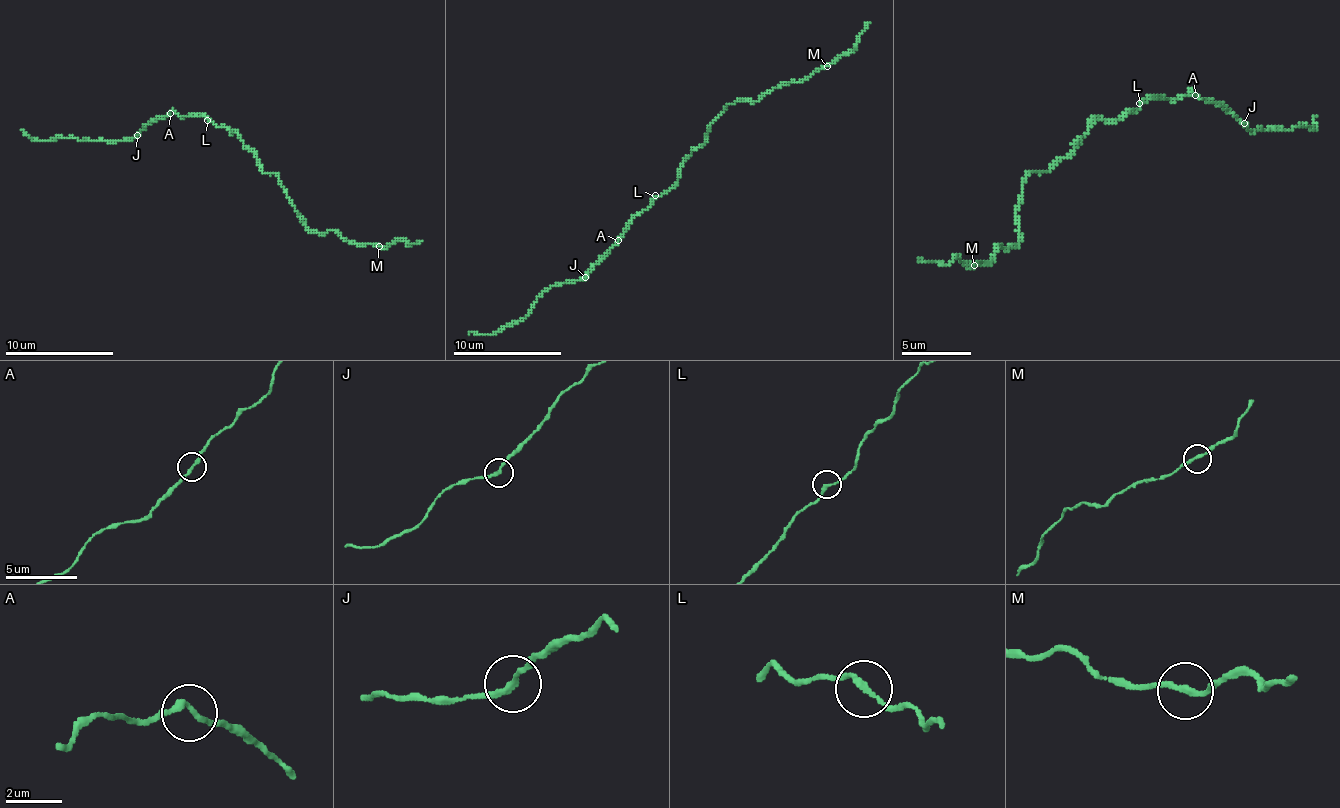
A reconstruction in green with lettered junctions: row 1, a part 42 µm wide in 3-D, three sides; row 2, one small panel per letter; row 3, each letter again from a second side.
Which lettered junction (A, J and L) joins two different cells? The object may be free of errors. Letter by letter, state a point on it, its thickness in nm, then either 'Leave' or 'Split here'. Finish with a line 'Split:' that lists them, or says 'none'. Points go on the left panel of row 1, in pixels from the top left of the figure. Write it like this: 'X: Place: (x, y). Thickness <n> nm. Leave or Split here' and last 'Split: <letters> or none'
A: Place: (170, 113). Thickness 200 nm. Leave
J: Place: (137, 135). Thickness 200 nm. Leave
L: Place: (207, 120). Thickness 200 nm. Leave
Split: none

